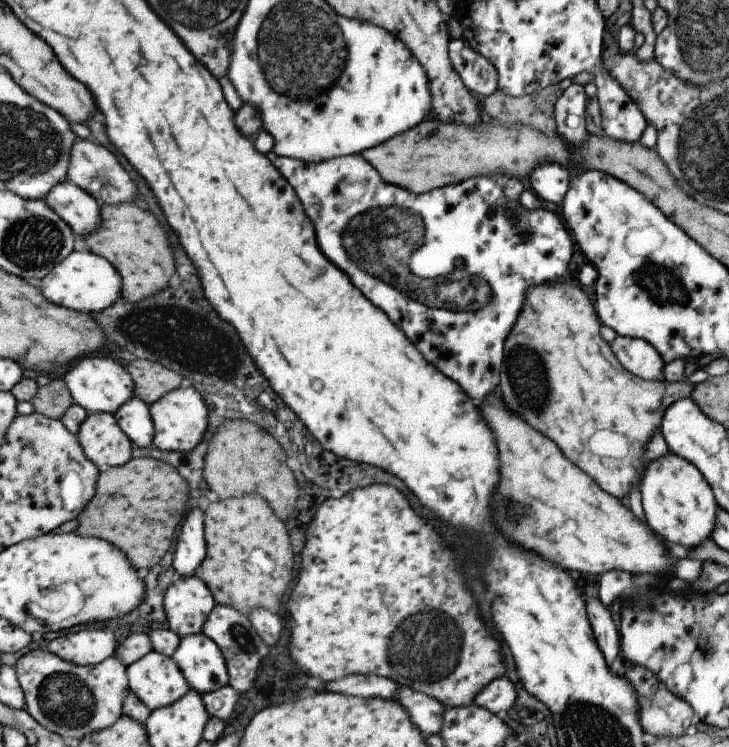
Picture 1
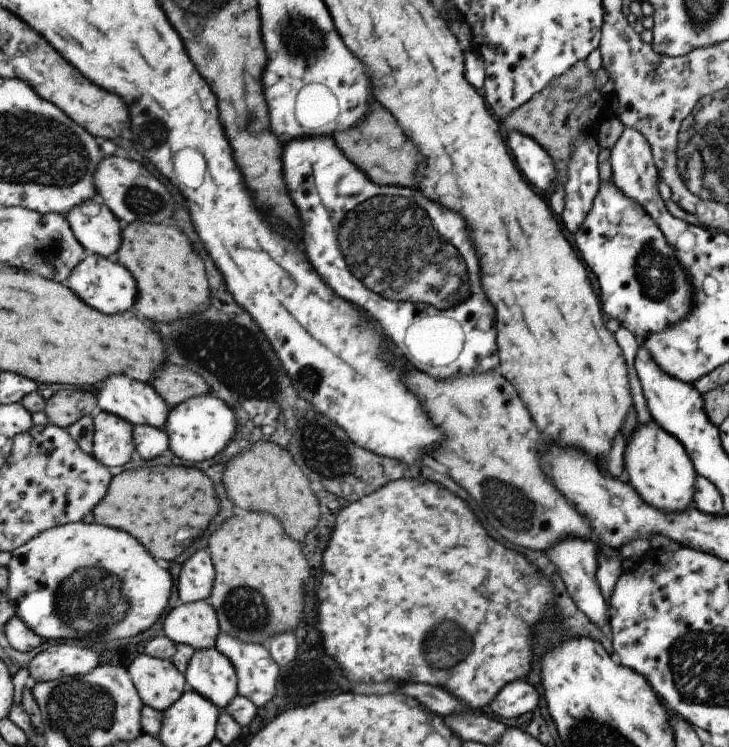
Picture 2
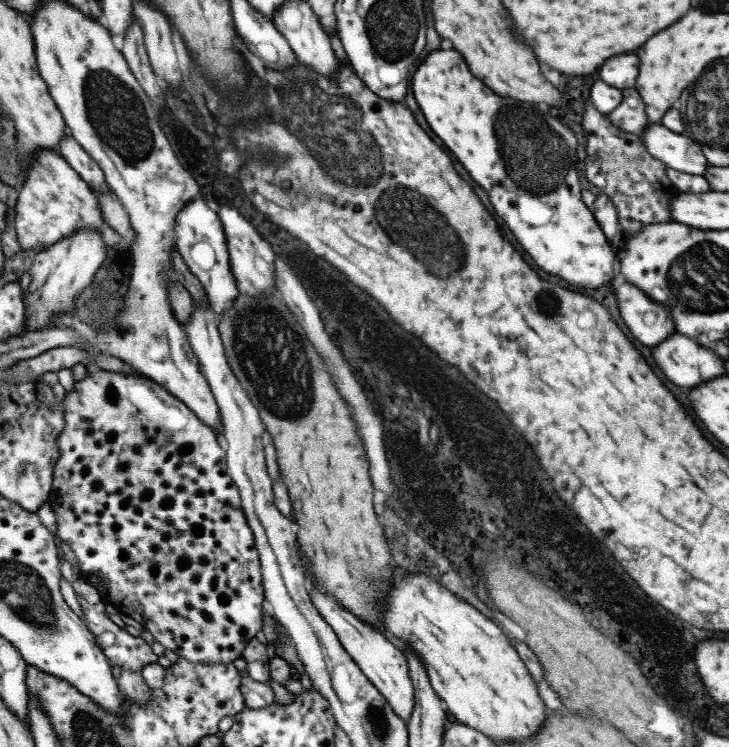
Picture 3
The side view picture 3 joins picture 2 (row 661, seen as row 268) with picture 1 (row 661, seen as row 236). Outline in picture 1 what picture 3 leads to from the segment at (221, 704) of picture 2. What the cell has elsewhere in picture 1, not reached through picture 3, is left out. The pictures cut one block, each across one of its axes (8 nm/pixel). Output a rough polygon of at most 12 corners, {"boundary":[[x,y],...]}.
{"boundary":[[201,632],[172,655],[189,689],[227,685],[219,648]]}

